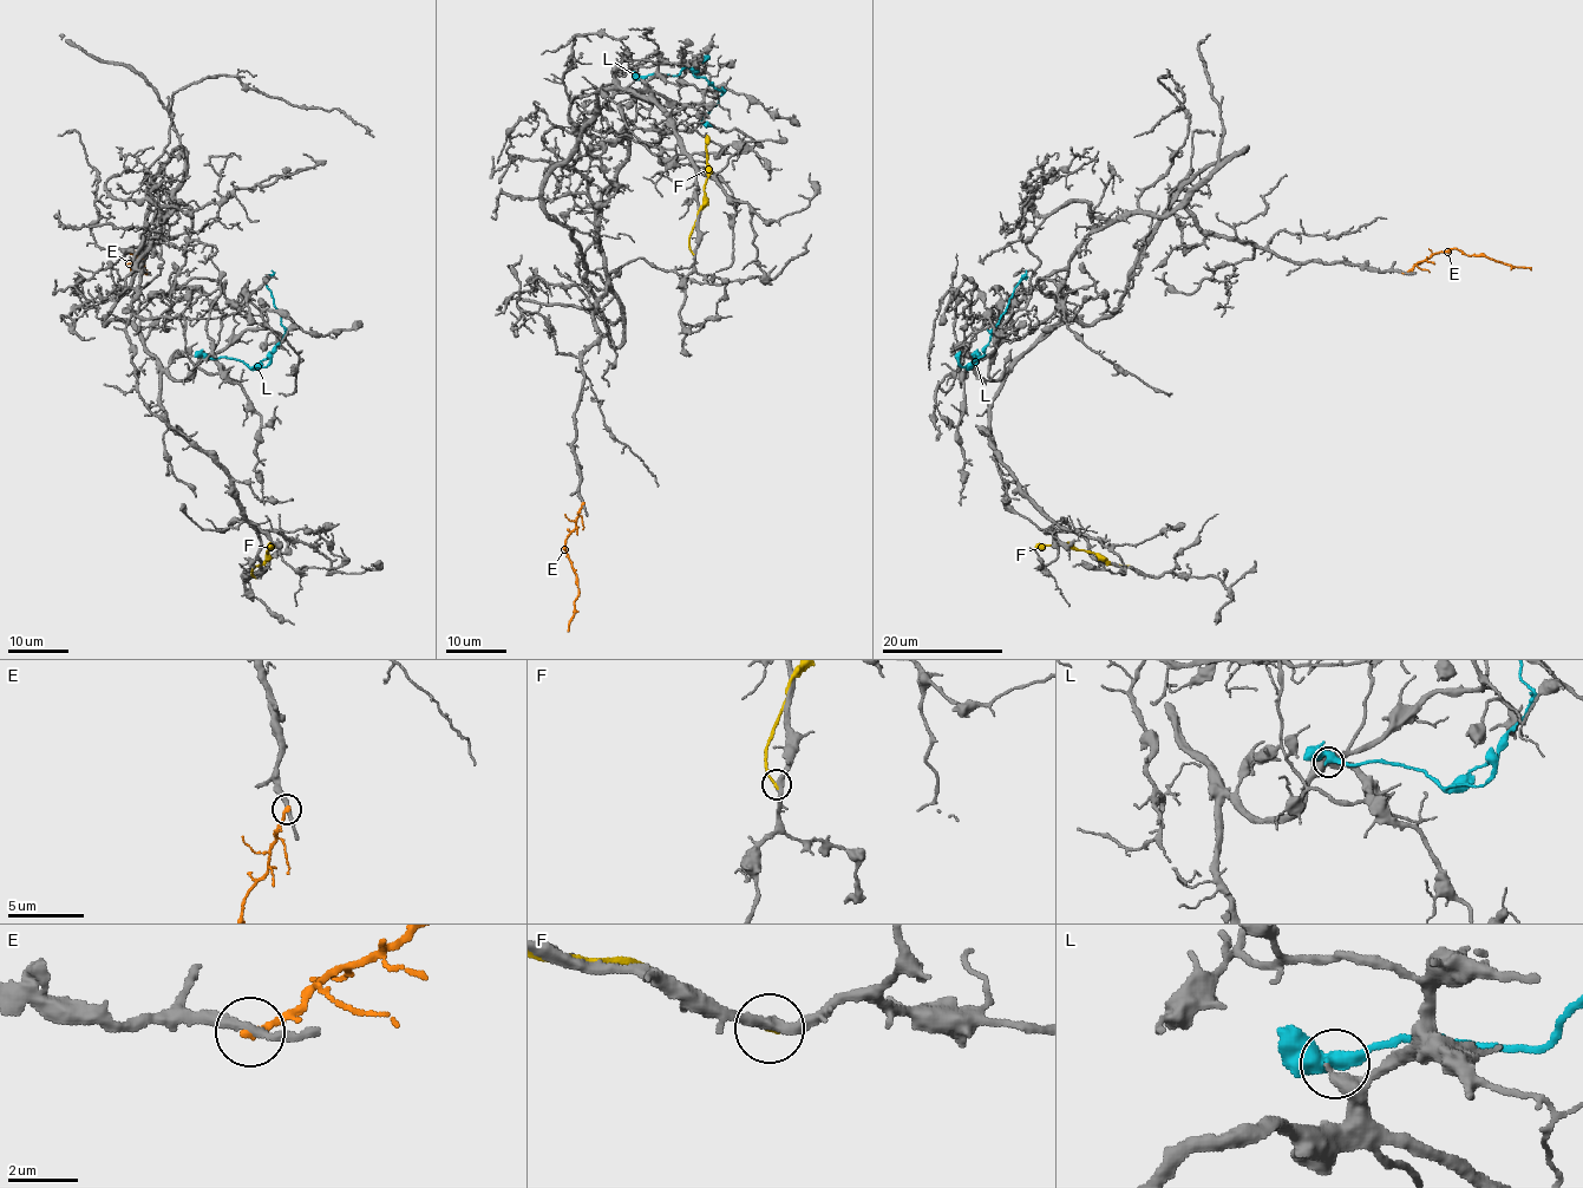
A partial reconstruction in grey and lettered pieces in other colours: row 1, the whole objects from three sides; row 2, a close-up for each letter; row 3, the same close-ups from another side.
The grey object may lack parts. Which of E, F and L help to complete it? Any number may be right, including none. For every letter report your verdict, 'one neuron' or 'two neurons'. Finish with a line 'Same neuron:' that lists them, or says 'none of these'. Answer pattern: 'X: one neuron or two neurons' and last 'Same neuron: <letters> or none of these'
E: two neurons
F: two neurons
L: two neurons
Same neuron: none of these

